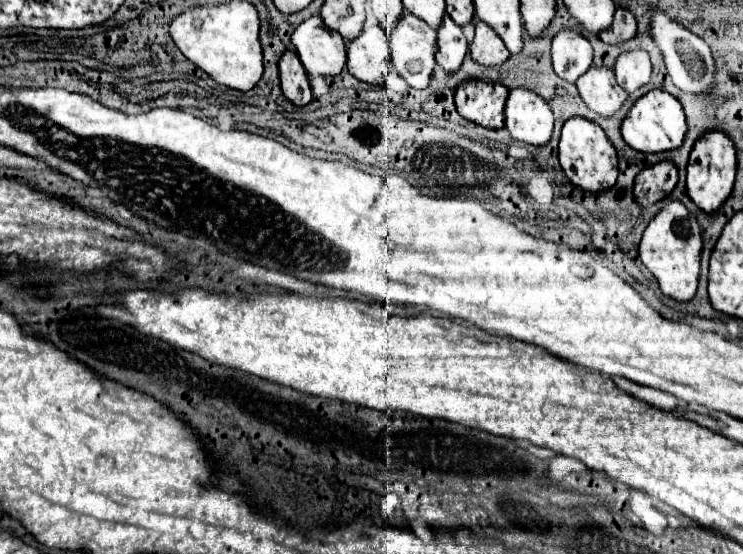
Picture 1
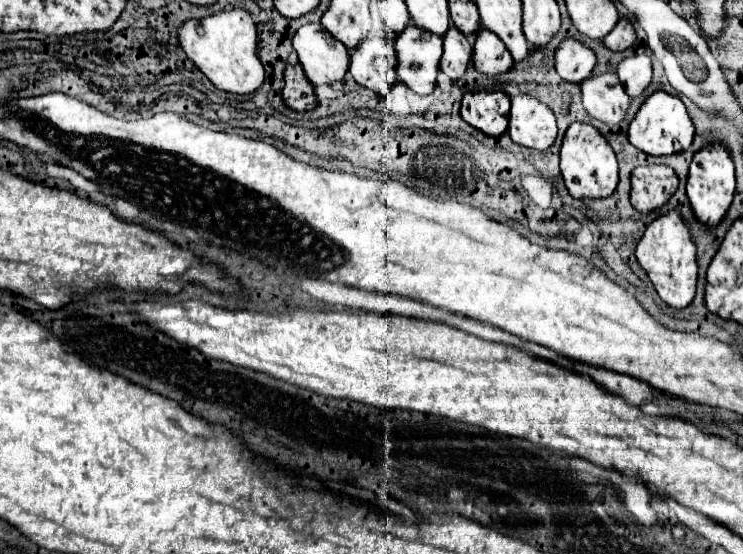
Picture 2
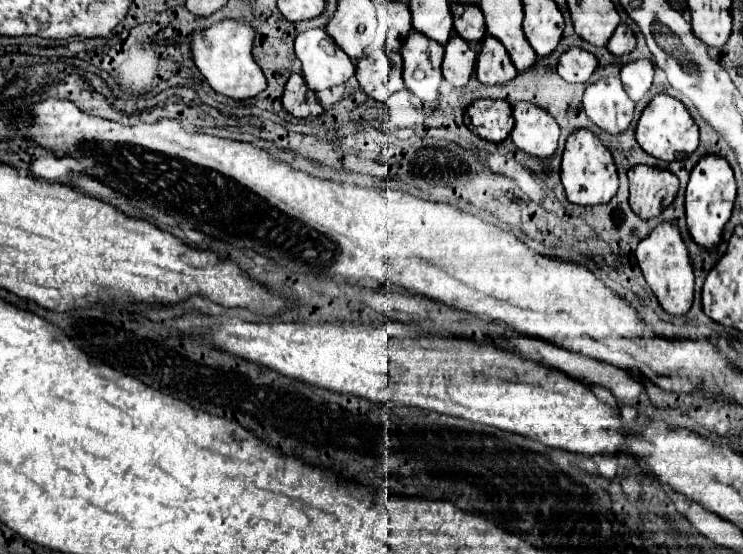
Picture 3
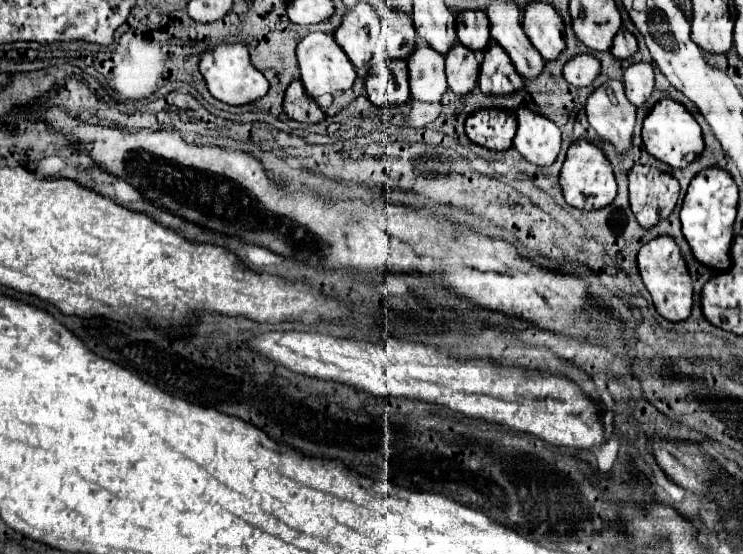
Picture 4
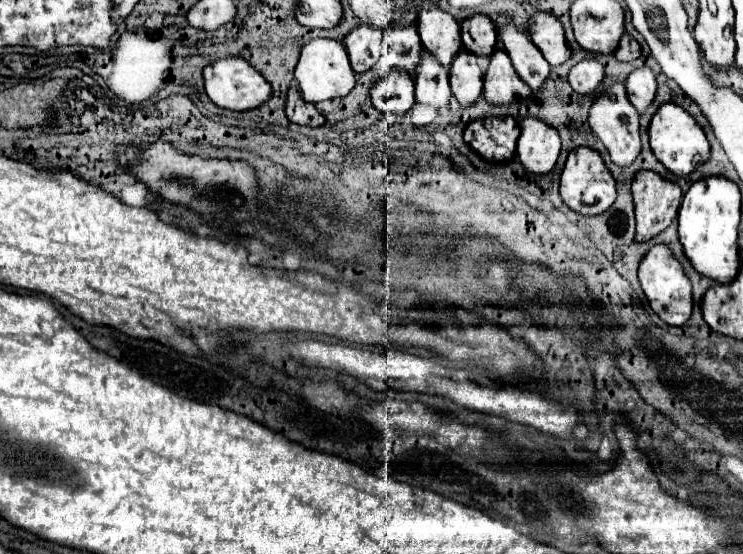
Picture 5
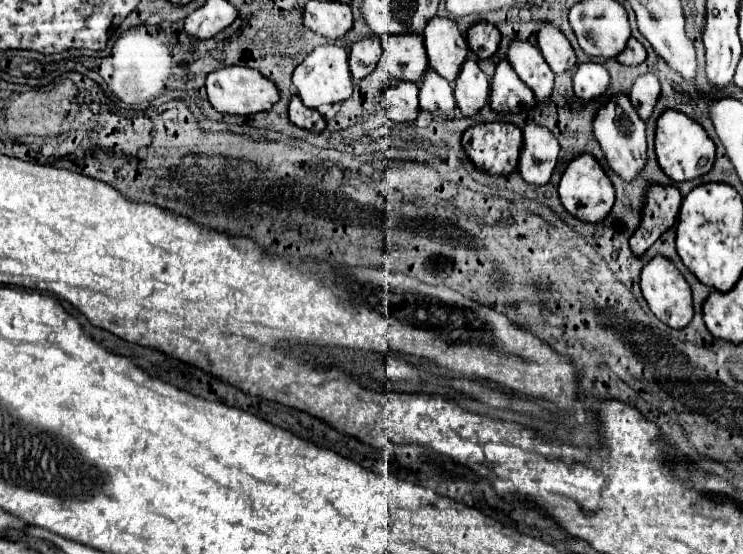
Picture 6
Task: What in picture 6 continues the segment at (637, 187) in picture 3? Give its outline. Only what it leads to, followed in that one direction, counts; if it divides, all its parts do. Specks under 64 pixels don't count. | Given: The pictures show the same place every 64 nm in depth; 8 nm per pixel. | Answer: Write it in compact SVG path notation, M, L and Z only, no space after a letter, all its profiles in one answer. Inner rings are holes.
M650 184L646 190L646 200L642 206L642 220L630 238L630 248L634 254L646 252L666 230L672 228L682 194L676 186Z

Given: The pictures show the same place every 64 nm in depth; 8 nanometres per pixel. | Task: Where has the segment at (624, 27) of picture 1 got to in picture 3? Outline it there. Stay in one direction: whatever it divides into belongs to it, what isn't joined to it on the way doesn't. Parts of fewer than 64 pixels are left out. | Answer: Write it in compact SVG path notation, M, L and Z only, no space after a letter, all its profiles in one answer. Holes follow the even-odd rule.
M614 32L606 44L606 48L614 54L614 56L624 56L628 52L632 52L636 46L636 38L634 32Z

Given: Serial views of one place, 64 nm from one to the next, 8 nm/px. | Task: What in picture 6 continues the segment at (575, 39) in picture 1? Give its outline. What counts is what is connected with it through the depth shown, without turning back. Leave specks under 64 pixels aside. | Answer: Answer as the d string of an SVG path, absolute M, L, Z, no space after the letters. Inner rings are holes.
M584 62L584 64L578 64L572 76L572 84L574 84L576 96L580 96L582 100L592 100L602 92L606 92L610 84L610 76L602 64Z

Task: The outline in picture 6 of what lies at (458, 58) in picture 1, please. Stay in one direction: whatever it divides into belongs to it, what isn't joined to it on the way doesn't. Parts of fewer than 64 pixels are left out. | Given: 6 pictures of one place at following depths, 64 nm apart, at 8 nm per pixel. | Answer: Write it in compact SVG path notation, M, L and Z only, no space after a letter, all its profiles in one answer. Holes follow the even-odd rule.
M468 58L464 62L464 68L460 68L460 76L456 78L454 96L464 116L474 116L486 102L488 102L488 78L478 68L478 62L474 58Z

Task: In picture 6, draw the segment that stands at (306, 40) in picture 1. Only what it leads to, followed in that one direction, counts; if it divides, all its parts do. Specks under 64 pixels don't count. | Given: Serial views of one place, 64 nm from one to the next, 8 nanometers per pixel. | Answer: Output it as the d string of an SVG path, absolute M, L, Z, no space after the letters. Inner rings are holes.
M334 42L316 46L310 56L306 56L300 66L296 66L292 82L298 88L298 96L308 108L318 108L320 104L334 104L346 100L354 90L354 82L348 72L348 52Z

